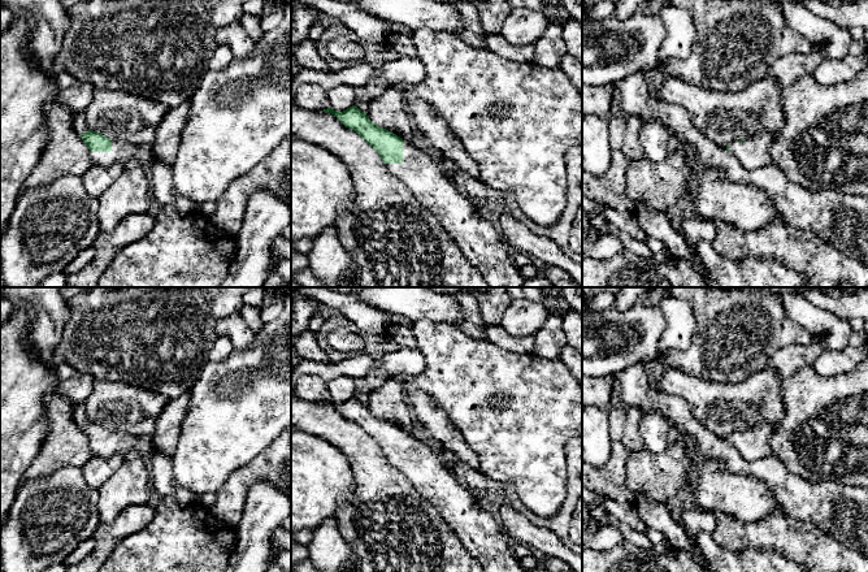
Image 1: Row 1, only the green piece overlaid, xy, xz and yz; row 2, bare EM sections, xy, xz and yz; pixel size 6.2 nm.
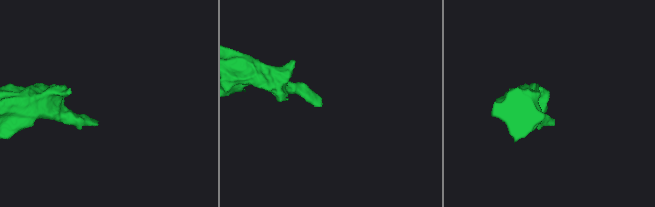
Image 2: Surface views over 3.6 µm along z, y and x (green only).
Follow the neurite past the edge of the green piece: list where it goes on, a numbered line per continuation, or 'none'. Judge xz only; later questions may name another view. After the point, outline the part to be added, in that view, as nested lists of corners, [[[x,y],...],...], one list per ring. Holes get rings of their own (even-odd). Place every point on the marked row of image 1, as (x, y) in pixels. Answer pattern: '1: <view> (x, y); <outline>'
1: xz (481, 242); [[[404,142],[403,162],[386,164],[386,168],[400,179],[421,207],[435,217],[489,287],[522,287],[525,278],[515,263],[513,251],[504,242],[496,225],[482,217],[476,205],[457,190],[450,174],[429,150]]]

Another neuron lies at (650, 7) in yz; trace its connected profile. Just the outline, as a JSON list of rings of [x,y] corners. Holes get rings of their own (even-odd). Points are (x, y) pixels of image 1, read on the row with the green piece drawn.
[[[646,0],[639,5],[637,12],[660,16],[661,9],[667,6],[672,6],[669,0]]]

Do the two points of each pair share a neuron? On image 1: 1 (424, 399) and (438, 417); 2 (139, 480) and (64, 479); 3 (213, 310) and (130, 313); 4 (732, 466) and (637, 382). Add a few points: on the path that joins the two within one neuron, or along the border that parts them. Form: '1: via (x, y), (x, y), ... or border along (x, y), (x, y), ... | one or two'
1: via (424, 403), (434, 414) | one
2: border along (96, 490), (100, 520) | two
3: via (192, 310), (151, 311) | one
4: via (710, 447), (668, 406), (662, 403) | one

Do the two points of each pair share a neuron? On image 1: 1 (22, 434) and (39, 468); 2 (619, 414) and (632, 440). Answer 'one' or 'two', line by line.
1: two
2: two

